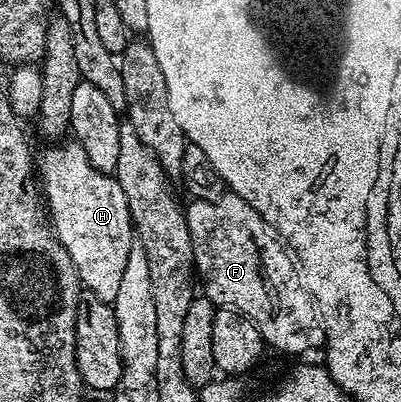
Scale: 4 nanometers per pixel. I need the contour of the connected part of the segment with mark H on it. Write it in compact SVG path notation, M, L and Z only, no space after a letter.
M73 141L47 149L42 157L42 183L46 189L44 201L48 206L48 222L54 228L54 236L60 241L60 245L68 249L68 257L72 257L72 265L76 265L76 273L83 288L96 293L96 297L104 302L113 304L120 289L124 265L128 262L128 253L136 241L134 222L130 219L124 189L120 189L113 174L96 170L92 161L88 161L84 149L80 149L80 145Z

